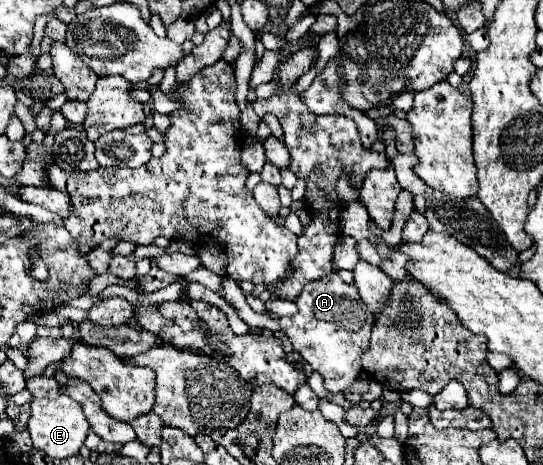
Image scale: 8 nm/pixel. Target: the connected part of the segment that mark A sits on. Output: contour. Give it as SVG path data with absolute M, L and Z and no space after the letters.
M336 272L312 280L304 286L298 302L298 314L284 316L278 320L280 330L290 338L292 346L300 356L322 374L324 384L330 392L342 392L362 372L360 356L368 348L374 314L360 300L356 288L346 284Z

